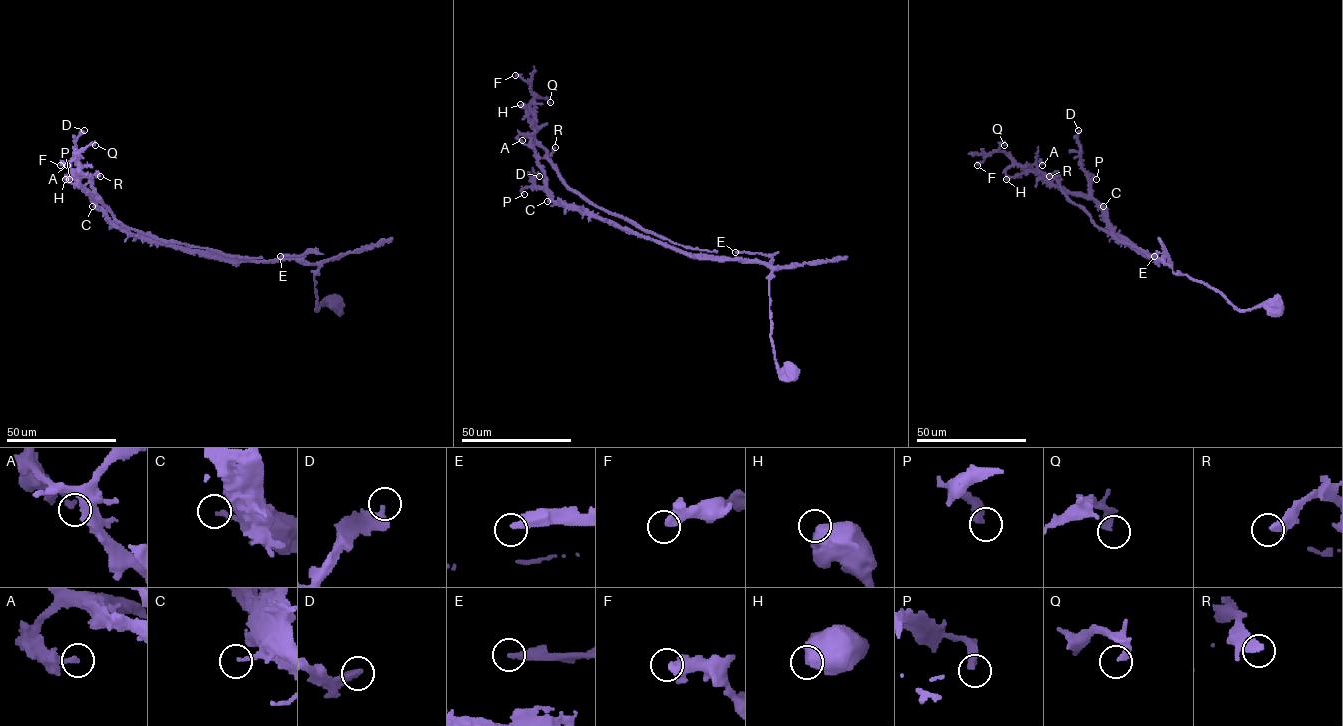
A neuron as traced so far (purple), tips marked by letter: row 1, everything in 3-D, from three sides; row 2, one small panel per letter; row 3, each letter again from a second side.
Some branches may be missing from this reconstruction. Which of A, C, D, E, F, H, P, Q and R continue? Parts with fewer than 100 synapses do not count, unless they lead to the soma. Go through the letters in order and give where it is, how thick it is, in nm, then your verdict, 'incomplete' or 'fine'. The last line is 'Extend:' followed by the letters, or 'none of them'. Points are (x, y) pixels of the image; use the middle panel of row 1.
A: at (522, 140); 220 nm thick; fine
C: at (547, 201); 170 nm thick; fine
D: at (539, 176); 320 nm thick; fine
E: at (735, 252); 340 nm thick; fine
F: at (515, 75); 340 nm thick; fine
H: at (520, 104); 700 nm thick; fine
P: at (524, 194); 400 nm thick; fine
Q: at (550, 102); 360 nm thick; fine
R: at (555, 147); 320 nm thick; fine
Extend: none of them

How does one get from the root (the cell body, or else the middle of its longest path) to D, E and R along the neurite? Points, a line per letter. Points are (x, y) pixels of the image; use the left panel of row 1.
D: (337, 305), (323, 303), (316, 310), (316, 264), (210, 259), (119, 228), (80, 183), (75, 141), (84, 130)
E: (337, 305), (323, 303), (316, 310), (314, 274), (319, 267), (304, 259), (309, 250), (315, 250), (280, 256)
R: (337, 305), (323, 303), (316, 310), (316, 264), (210, 259), (121, 230), (83, 189), (93, 175), (100, 176)

